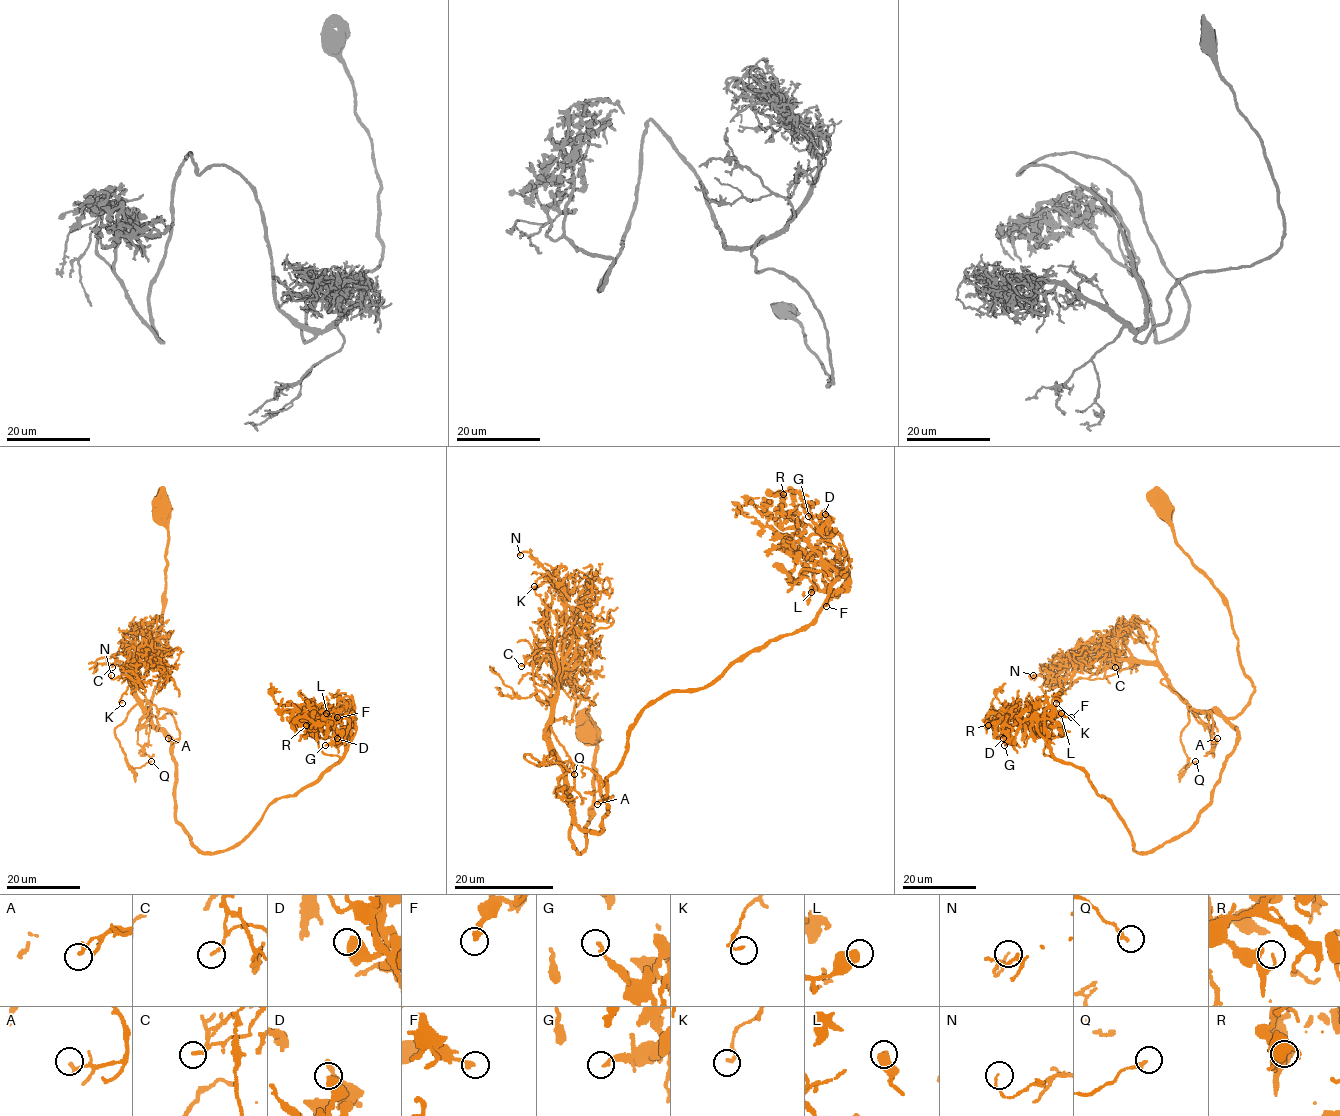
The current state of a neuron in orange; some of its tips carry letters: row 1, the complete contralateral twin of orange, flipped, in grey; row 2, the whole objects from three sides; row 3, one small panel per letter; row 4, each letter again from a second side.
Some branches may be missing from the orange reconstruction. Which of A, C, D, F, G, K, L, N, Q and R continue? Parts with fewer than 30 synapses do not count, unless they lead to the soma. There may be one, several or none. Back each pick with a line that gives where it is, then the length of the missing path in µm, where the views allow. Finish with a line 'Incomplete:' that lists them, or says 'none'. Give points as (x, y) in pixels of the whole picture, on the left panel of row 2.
Incomplete: none

